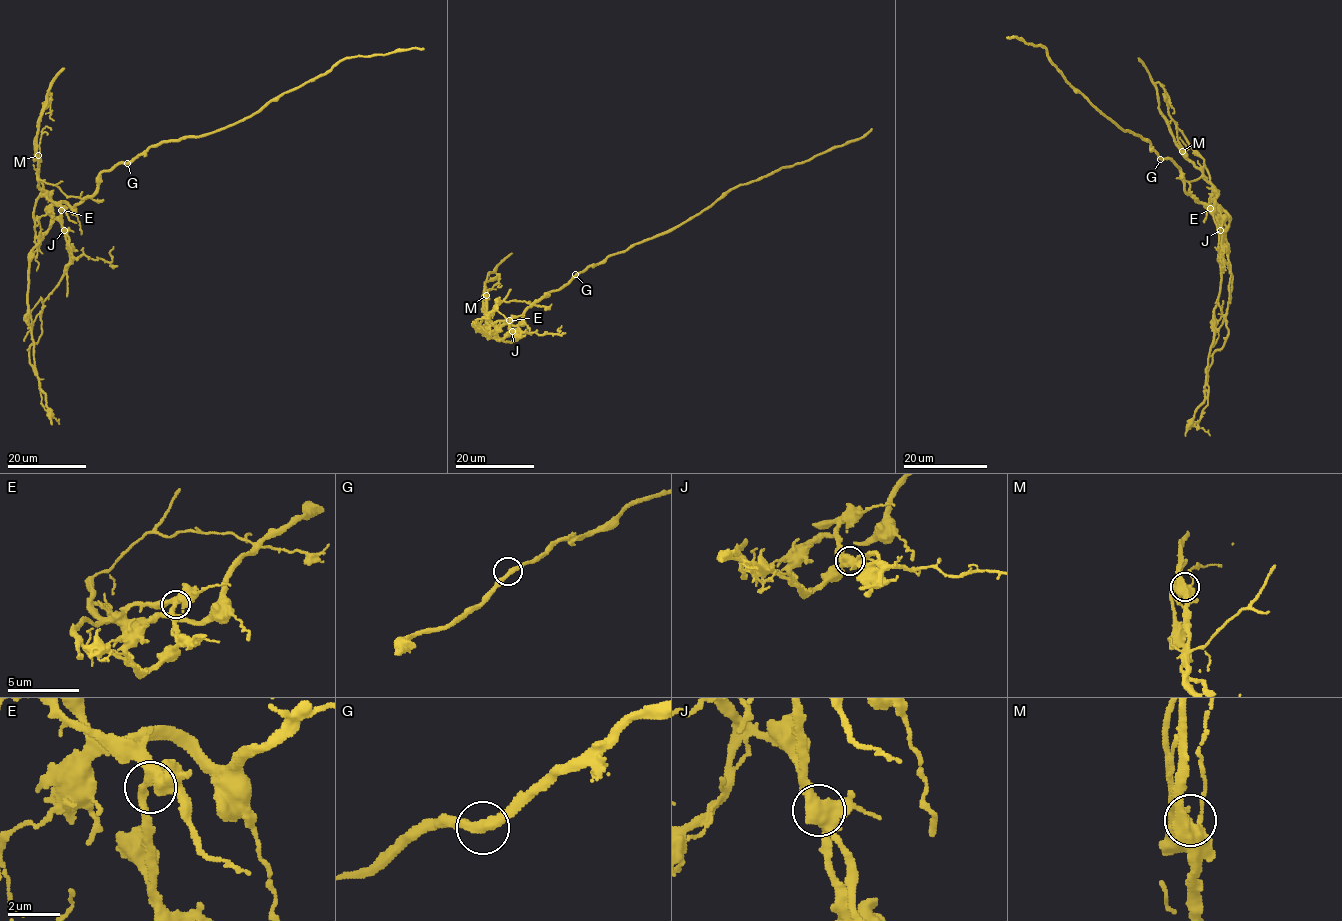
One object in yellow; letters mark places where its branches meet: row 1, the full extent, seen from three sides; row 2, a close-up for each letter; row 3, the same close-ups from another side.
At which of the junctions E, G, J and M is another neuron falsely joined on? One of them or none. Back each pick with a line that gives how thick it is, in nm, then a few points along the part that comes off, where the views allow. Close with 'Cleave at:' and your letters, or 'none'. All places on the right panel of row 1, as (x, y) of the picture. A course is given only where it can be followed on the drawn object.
J: 550 nm thick; foreign part runs (1220, 230), (1222, 259), (1233, 279), (1225, 319), (1228, 336), (1212, 356), (1207, 404), (1198, 423), (1210, 435)
Cleave at: J

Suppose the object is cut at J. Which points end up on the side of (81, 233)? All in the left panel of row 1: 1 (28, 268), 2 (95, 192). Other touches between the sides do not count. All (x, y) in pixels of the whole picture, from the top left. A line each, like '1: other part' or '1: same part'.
1: same part
2: same part

